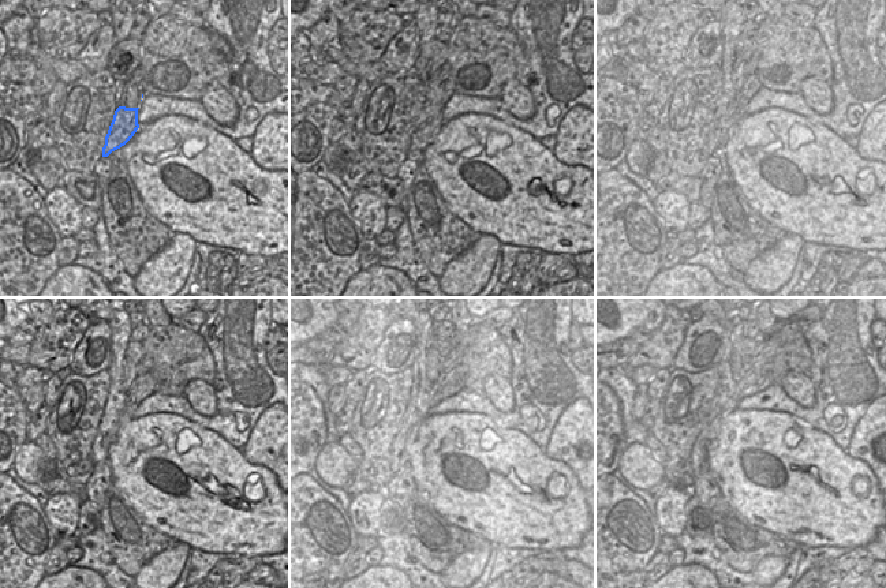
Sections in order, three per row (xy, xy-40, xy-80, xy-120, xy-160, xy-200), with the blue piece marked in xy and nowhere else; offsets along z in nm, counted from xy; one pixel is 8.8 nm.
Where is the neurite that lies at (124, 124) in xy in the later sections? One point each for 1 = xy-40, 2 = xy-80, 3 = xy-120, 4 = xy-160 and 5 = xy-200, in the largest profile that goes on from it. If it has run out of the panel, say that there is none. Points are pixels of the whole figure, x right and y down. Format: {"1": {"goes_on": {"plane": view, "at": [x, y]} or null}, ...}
{"1": {"goes_on": {"plane": "xy-40", "at": [430, 120]}}, "2": {"goes_on": {"plane": "xy-80", "at": [736, 111]}}, "3": {"goes_on": {"plane": "xy-120", "at": [142, 386]}}, "4": {"goes_on": {"plane": "xy-160", "at": [448, 384]}}, "5": {"goes_on": {"plane": "xy-200", "at": [756, 379]}}}

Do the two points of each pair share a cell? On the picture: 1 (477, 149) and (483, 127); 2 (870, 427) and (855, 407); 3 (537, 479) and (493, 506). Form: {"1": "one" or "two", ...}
{"1": "one", "2": "two", "3": "one"}

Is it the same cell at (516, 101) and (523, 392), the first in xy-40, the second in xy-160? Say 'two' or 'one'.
two

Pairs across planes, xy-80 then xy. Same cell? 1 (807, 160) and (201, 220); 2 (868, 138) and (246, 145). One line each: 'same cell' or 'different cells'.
1: same cell
2: different cells

